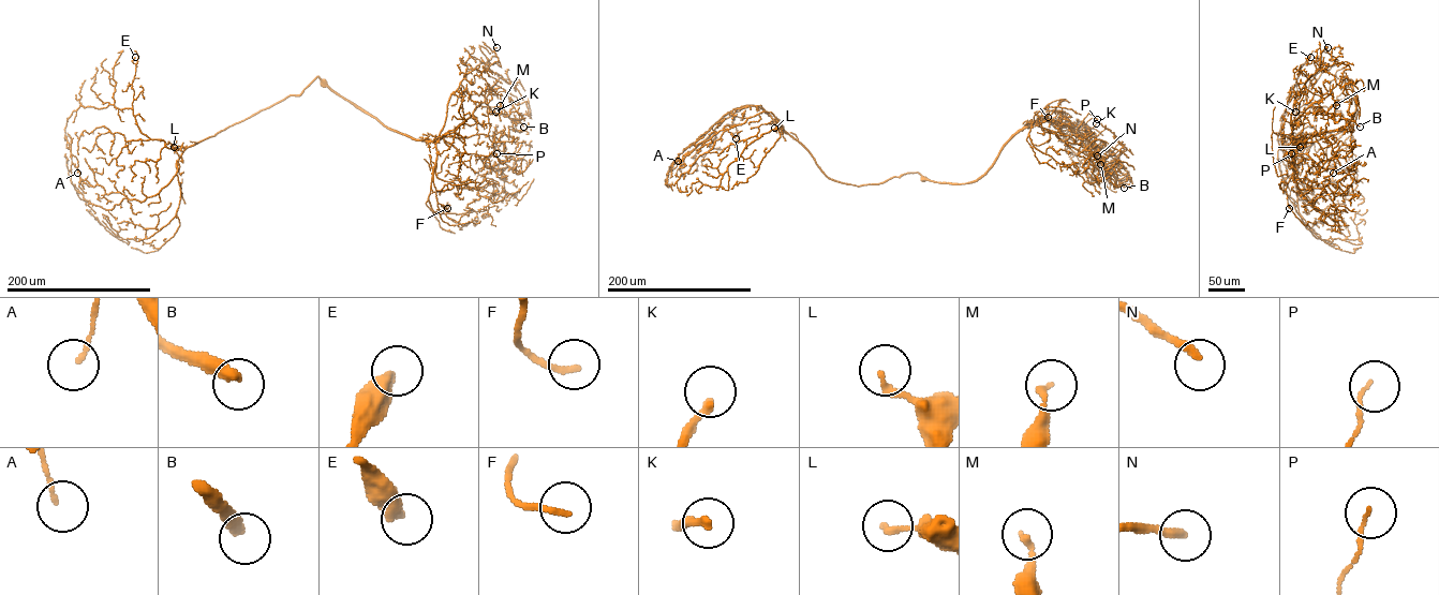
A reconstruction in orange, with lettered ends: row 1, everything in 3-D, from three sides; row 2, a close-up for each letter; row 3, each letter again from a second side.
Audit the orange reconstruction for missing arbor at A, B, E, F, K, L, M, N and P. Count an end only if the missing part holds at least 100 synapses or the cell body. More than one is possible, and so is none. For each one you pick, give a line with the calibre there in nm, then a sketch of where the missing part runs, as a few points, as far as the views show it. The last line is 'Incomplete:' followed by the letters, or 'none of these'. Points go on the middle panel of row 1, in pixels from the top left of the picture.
B: 400 nm thick; missing branch runs (1124, 188), (1126, 192), (1123, 194), (1122, 189), (1138, 168), (1142, 173)
Incomplete: B

